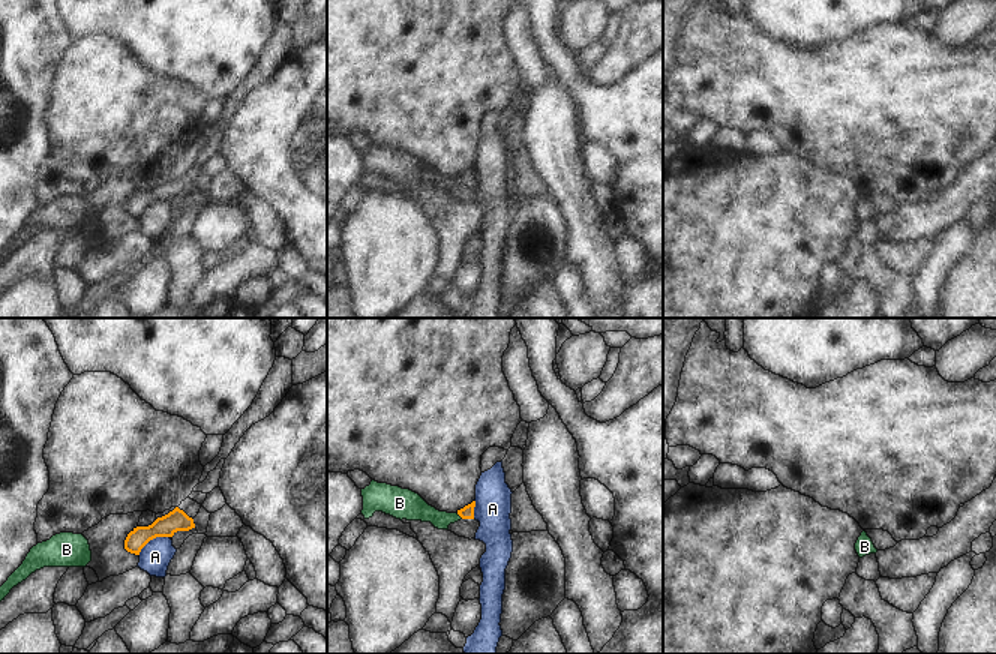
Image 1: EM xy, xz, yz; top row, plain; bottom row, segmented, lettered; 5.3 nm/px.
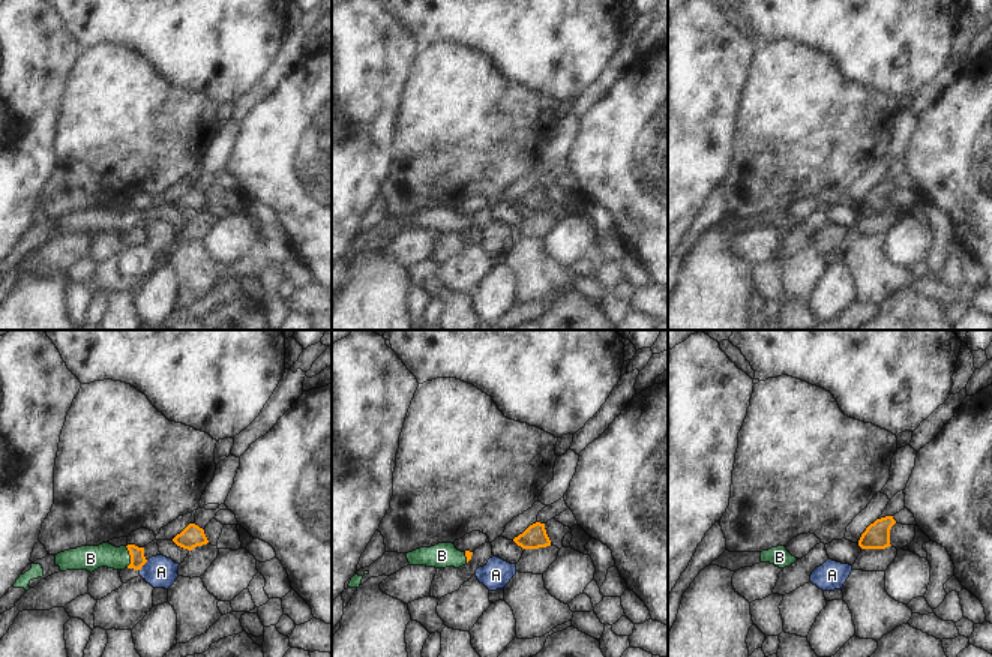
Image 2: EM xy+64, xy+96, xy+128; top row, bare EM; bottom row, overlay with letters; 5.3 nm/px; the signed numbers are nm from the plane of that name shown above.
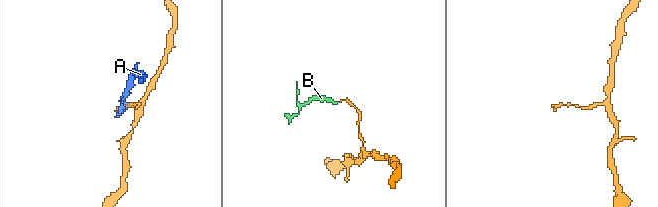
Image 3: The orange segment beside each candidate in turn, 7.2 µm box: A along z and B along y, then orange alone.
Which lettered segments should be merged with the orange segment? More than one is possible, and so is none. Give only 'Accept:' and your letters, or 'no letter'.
Accept: B

